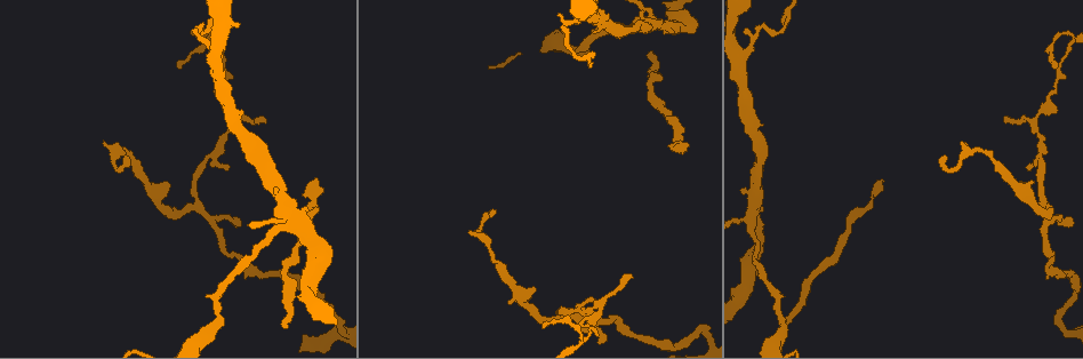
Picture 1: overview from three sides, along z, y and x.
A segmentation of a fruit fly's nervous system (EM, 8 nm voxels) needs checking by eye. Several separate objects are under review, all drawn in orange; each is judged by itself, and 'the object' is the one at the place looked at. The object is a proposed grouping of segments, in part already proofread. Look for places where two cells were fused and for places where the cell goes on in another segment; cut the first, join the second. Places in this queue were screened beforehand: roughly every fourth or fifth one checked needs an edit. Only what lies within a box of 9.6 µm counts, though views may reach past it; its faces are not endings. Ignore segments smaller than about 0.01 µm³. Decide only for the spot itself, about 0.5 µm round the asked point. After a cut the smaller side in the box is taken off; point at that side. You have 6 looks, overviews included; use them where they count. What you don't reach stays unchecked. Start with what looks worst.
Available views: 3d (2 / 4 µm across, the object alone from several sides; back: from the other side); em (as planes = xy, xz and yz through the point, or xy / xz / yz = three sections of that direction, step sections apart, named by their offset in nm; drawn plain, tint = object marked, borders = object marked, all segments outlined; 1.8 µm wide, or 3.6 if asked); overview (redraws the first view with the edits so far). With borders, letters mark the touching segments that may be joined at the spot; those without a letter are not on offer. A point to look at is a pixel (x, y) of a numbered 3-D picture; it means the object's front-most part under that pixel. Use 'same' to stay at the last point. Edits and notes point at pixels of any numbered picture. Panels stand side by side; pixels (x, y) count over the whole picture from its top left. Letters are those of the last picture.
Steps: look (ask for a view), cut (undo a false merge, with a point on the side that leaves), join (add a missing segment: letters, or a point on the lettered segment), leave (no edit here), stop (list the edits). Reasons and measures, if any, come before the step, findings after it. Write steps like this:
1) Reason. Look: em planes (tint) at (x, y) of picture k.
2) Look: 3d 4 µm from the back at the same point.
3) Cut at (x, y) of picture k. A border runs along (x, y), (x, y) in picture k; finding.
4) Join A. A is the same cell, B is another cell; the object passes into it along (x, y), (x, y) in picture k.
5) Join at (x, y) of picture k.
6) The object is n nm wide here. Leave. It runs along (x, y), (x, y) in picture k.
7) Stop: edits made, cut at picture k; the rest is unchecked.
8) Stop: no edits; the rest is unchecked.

An open end. Look: em planes (tint) at (283, 327) of picture 1.

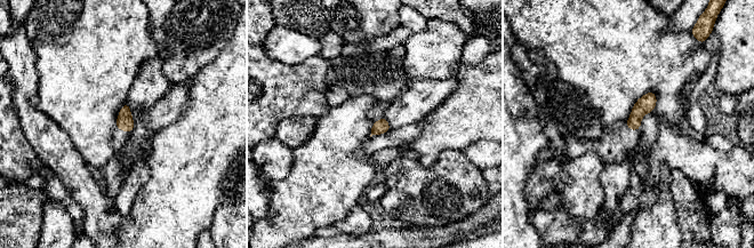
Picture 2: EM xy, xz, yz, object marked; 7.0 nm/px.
What lies round it. Look: em planes (borders) at the same point.

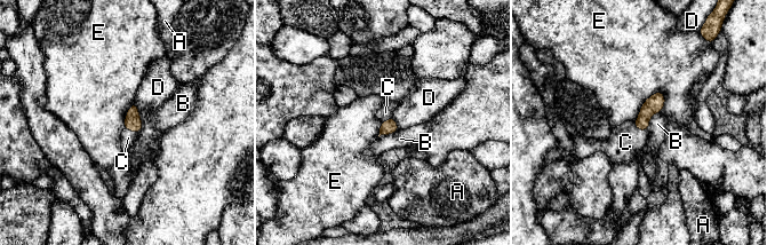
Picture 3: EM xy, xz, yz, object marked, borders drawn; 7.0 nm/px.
The longest contact is with E, 300 nm. Join at (625, 142) of picture 3. C is the same cell, A, B, D and E are other cells; the object passes into it along (655, 103), (640, 129), (625, 142) in picture 3; the cell continues.

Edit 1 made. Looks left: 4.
Thin end. Look: 3d 4 µm from the back at (1003, 120) of picture 1.

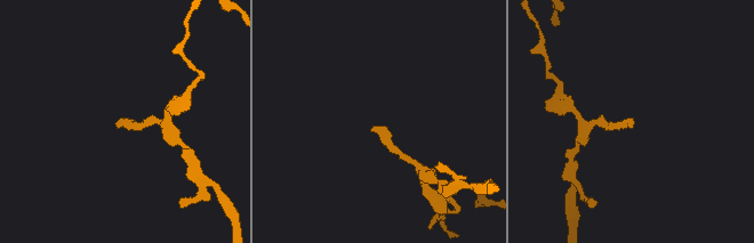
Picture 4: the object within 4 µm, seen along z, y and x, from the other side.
Need the tissue. Look: em planes (borders) at (630, 127) of picture 4.

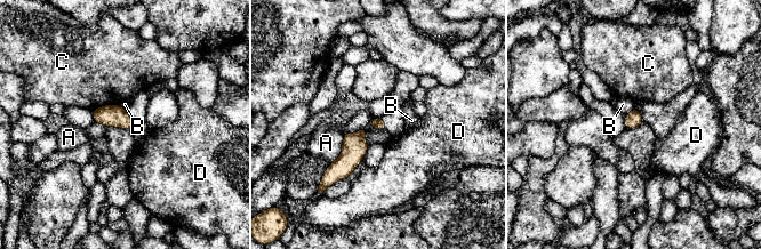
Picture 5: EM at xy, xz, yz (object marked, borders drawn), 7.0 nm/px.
The object is 100 nm wide here. Leave. A, B, C and D are other cells; a border runs along (634, 106), (626, 114) in picture 5; no lettered segment goes on from it.

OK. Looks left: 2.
Stop: edits made, join at picture 3; the rest is unchecked.

